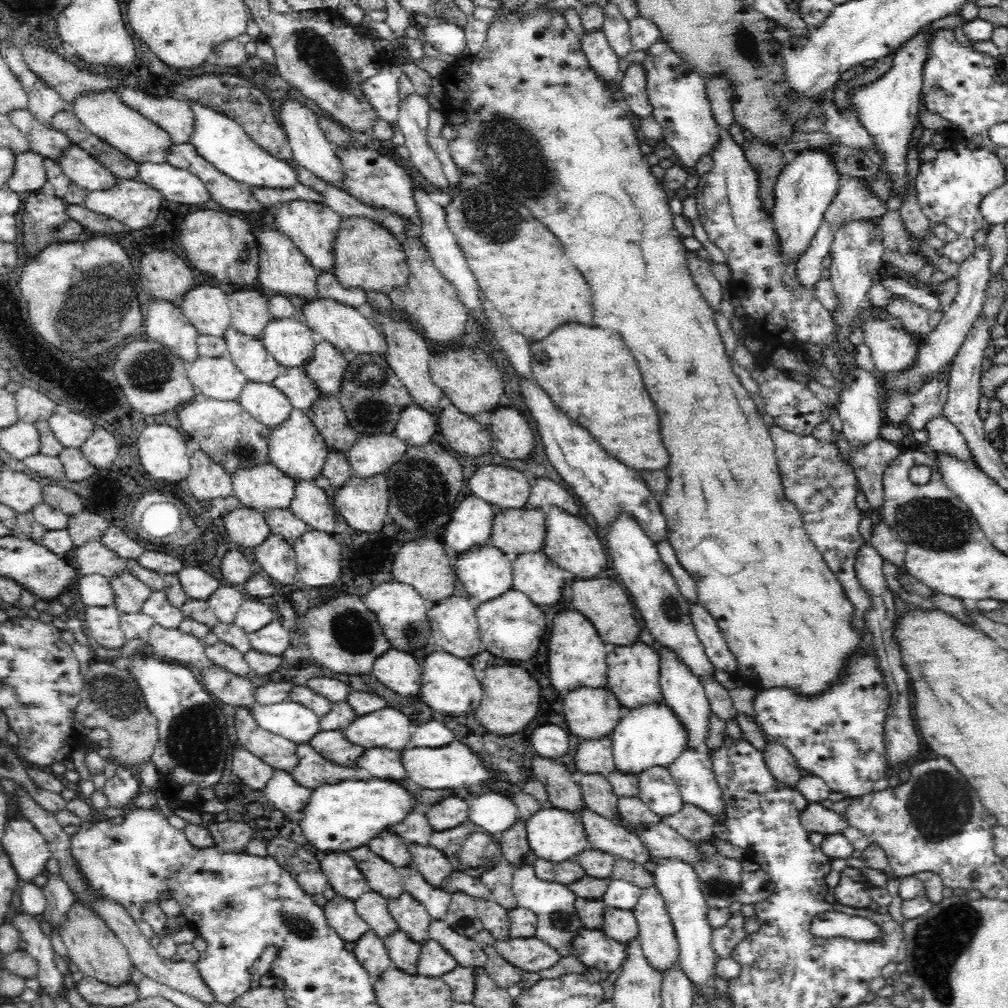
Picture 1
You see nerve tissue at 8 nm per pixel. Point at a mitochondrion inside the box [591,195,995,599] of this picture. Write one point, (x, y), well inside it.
(936, 525)

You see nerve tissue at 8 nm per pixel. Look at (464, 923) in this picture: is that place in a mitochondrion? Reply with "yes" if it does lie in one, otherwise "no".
no

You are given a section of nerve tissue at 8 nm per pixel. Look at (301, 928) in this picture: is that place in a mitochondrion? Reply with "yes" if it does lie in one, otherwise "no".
yes

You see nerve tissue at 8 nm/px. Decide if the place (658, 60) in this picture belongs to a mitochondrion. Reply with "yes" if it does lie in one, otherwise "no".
no

